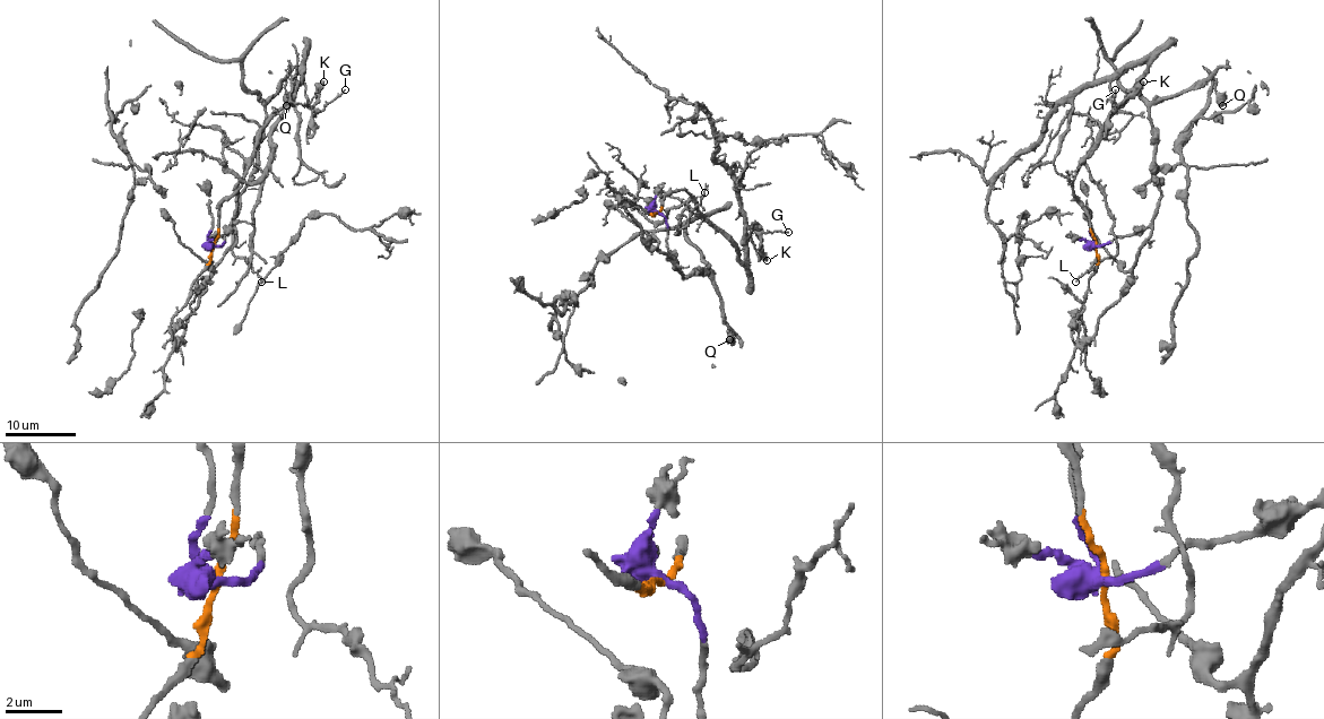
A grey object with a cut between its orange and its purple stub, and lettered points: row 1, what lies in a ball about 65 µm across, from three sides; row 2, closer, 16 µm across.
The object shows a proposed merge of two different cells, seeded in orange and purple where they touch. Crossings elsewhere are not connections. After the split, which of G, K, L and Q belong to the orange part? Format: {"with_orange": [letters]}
{"with_orange": ["G", "K", "L"]}

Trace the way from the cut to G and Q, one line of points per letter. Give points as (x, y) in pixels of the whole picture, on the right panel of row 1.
G: (1097, 247), (1073, 178), (1098, 130), (1148, 66), (1132, 63), (1110, 83), (1114, 111), (1116, 91)
Q: (1097, 247), (1139, 234), (1154, 213), (1160, 187), (1149, 106), (1203, 86), (1212, 78), (1222, 106)

